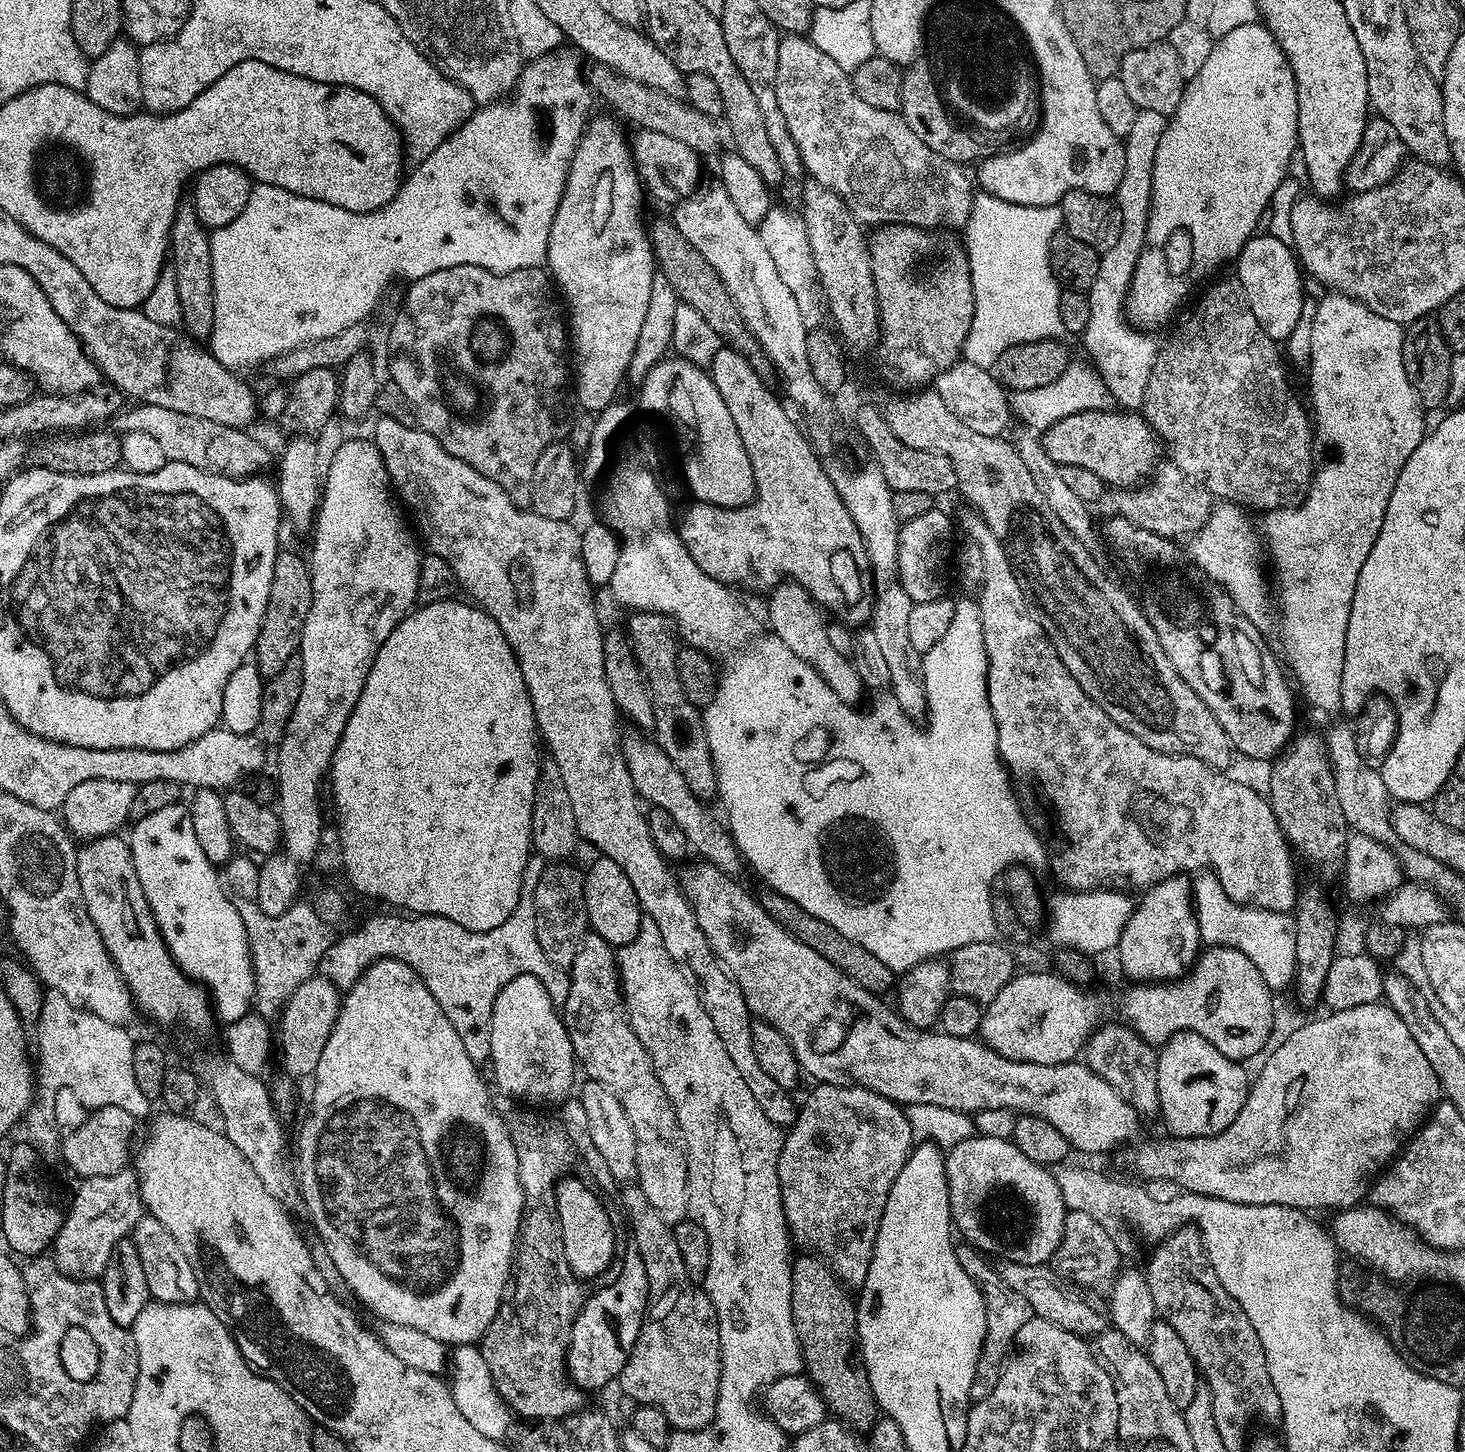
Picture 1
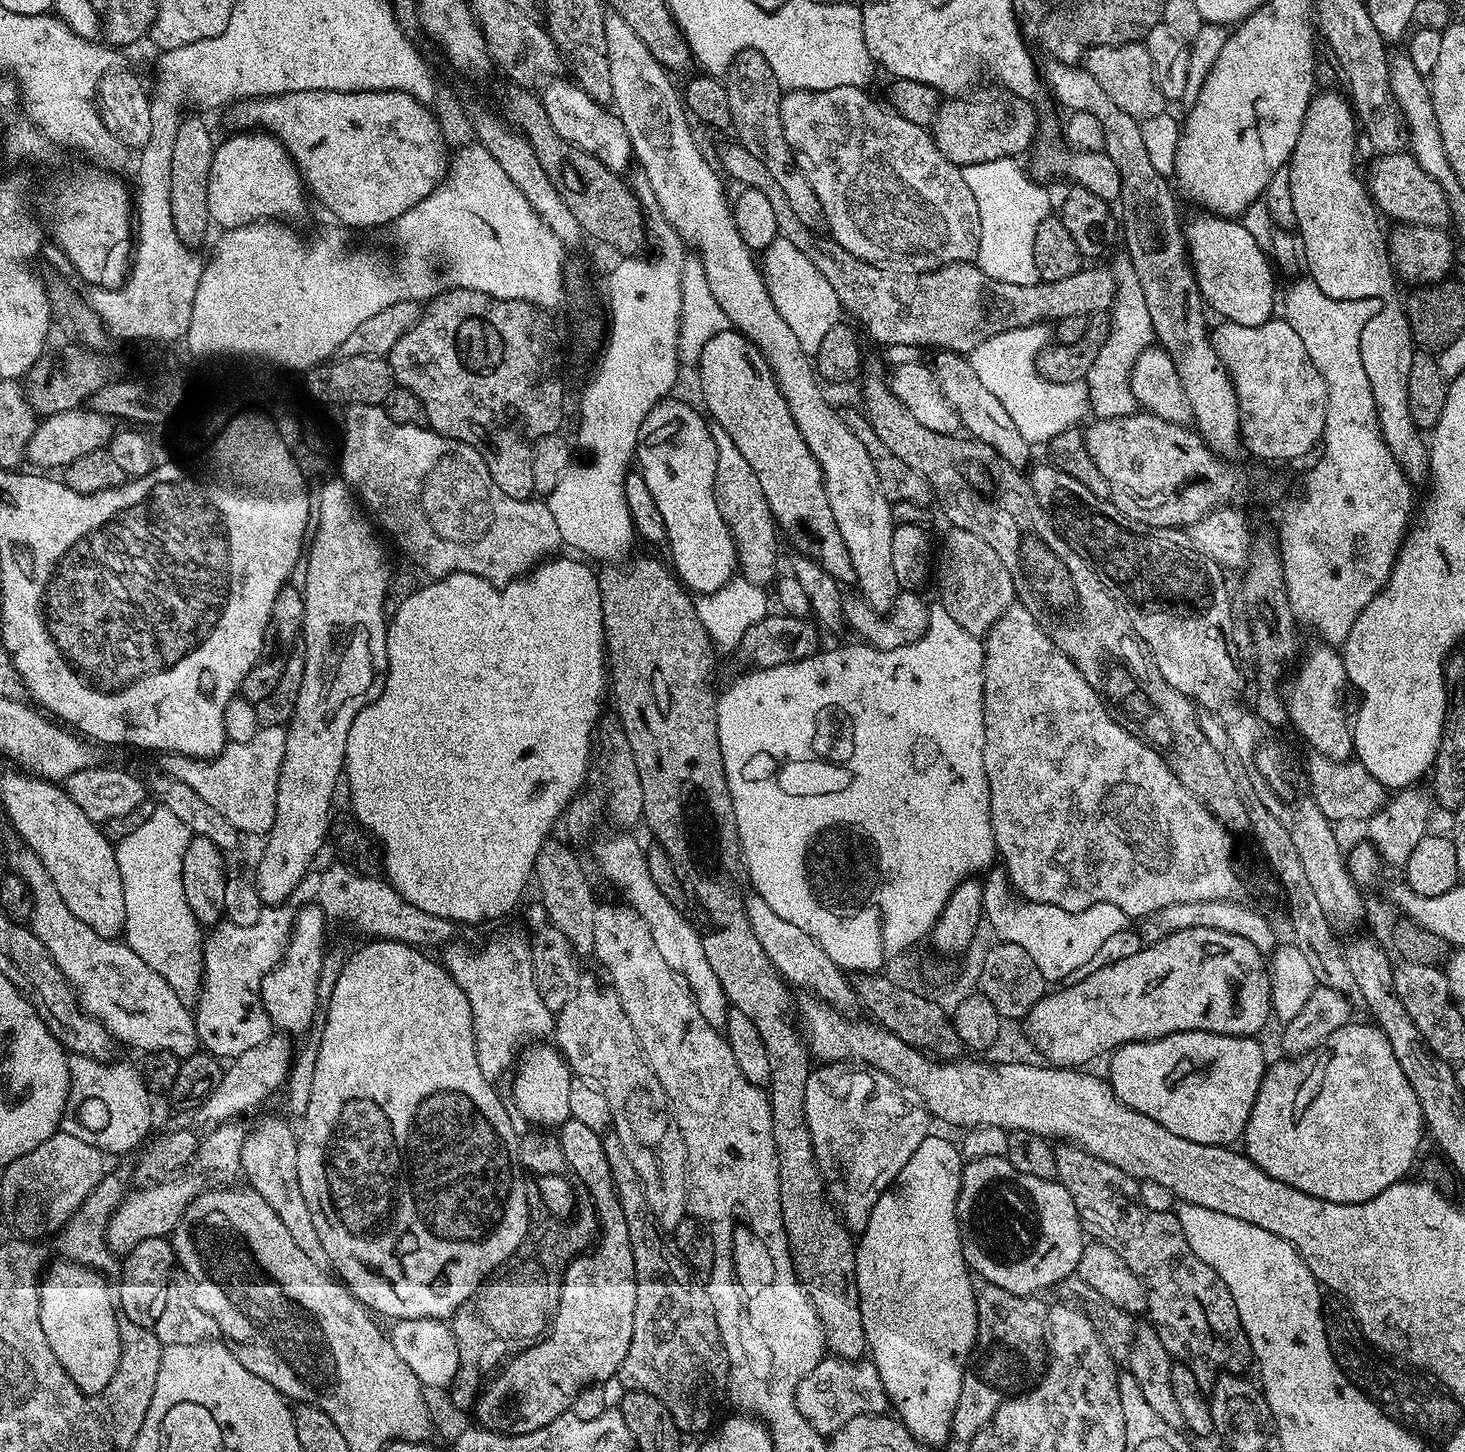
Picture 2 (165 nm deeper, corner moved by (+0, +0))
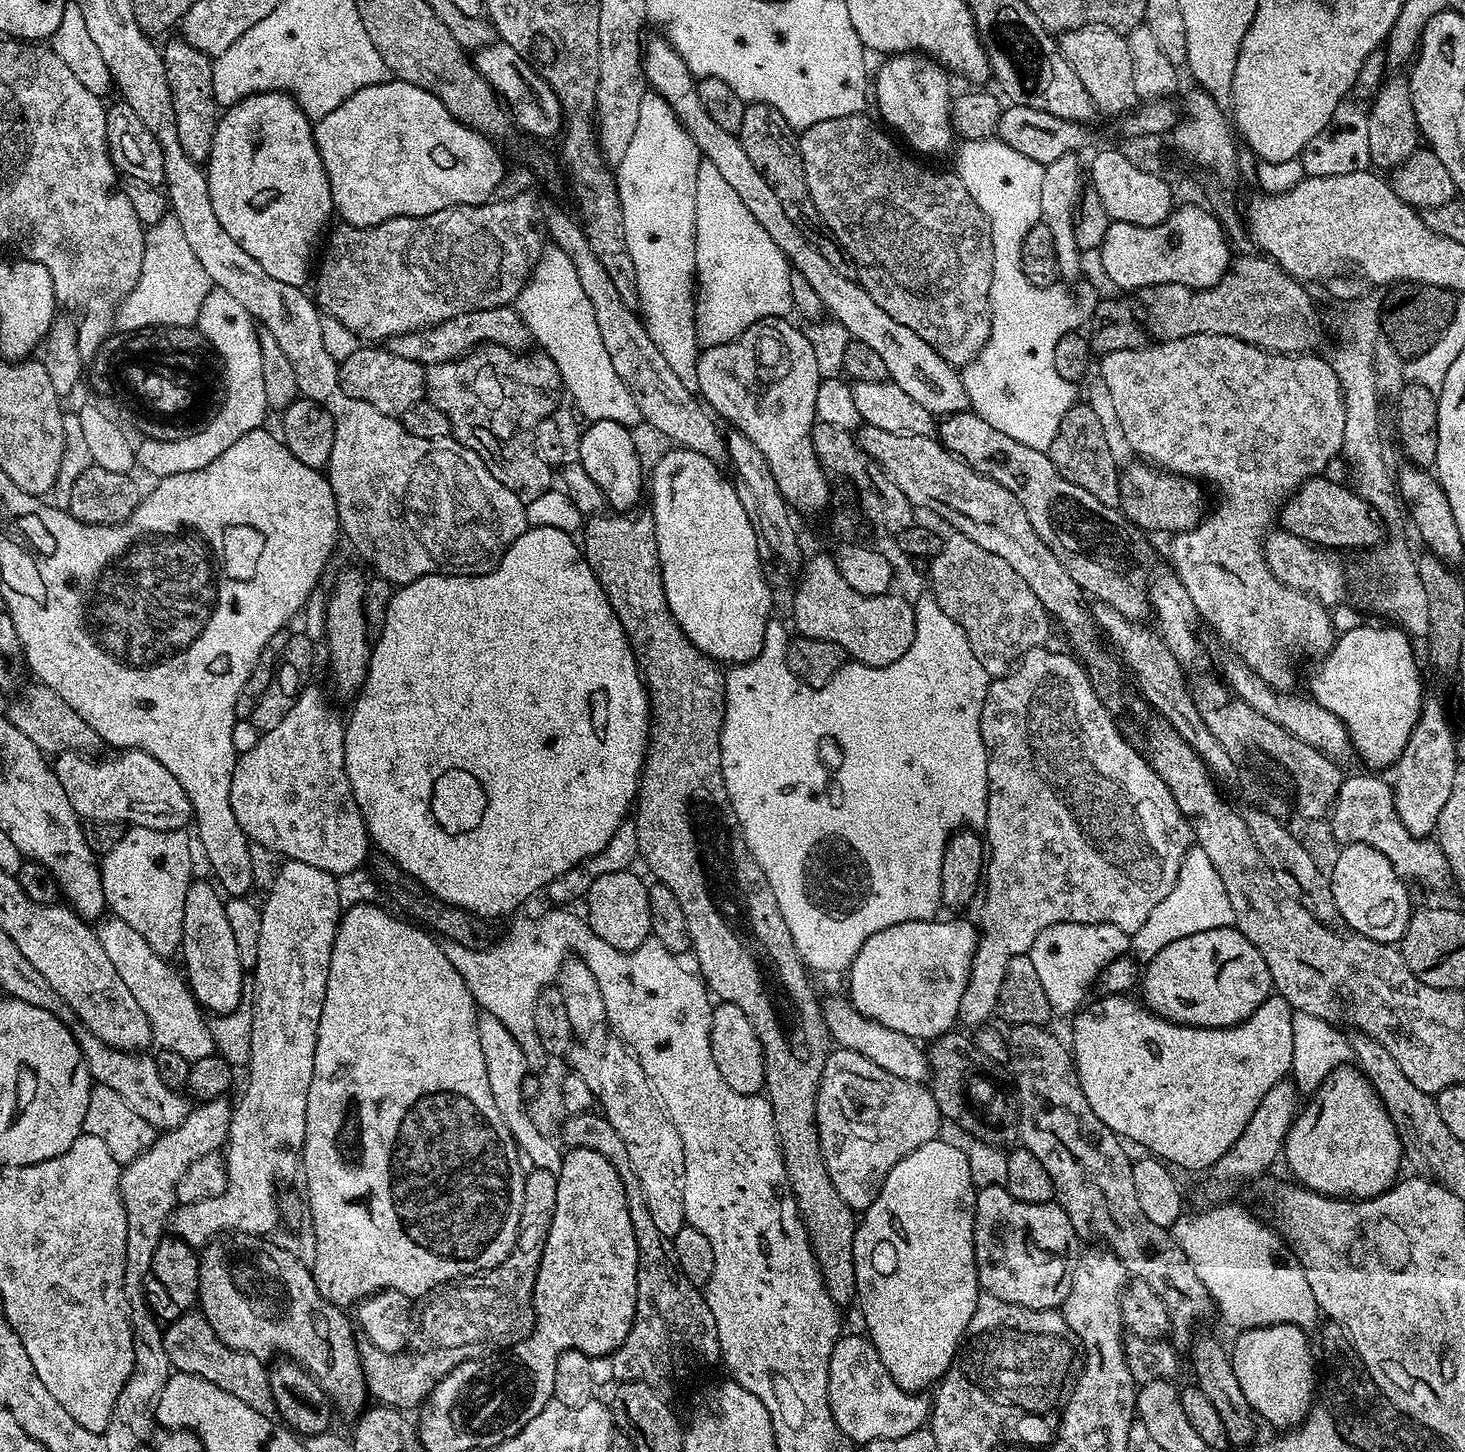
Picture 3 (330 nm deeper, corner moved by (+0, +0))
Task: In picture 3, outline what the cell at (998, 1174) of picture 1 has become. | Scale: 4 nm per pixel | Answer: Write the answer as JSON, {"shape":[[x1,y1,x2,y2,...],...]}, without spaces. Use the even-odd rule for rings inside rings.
{"shape":[[990,1186,977,1191,974,1222,976,1223,974,1230,976,1276,980,1279,983,1291,989,1292,994,1298,1002,1298,1002,1302,1010,1302,1014,1306,1026,1306,1034,1310,1056,1310,1063,1305,1064,1292,1061,1288,1074,1267,1078,1237,1070,1218,1060,1209,1059,1204,1022,1202,1014,1198,1014,1194,1010,1194,1007,1188]]}

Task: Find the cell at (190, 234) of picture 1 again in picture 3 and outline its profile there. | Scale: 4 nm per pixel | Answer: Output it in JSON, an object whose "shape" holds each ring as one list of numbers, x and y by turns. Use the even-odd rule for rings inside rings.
{"shape":[[176,38,168,45,163,45,162,55,166,82,170,86,170,94,174,102,174,122,178,126,178,142,182,142,182,150,186,150,191,160,207,161,214,142,218,119,212,60,182,38]]}

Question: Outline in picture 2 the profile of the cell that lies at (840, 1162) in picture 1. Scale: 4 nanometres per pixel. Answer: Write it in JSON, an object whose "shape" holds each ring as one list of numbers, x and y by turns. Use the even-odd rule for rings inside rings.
{"shape":[[824,1062,816,1067,806,1078,806,1122,810,1126,814,1154,826,1181,829,1200,835,1204,849,1232,859,1234,864,1231,880,1195,895,1182,902,1166,910,1162,910,1154,929,1136,930,1113,923,1103,911,1104,909,1093,885,1072,844,1068,848,1066,836,1062]]}

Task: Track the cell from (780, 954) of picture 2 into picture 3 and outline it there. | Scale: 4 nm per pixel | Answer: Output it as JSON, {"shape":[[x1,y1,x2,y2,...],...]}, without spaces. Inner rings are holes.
{"shape":[[851,999,824,1000,824,1021,828,1027,828,1034,833,1045,854,1050,862,1054,862,1058,870,1058,874,1066,882,1066,886,1074,894,1074,894,1078,902,1078,911,1084,924,1084,930,1076,930,1065,927,1051,921,1041,912,1036,902,1034,902,1030,890,1030,878,1022,869,1020,853,1006]]}

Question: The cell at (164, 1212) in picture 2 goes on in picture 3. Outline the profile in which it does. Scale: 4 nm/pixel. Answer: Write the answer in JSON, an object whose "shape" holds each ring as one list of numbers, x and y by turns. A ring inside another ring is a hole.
{"shape":[[285,859,280,868,280,877,272,884,264,904,260,908,262,918,262,938,258,942,258,958,254,975,256,975,256,1008,251,1009,252,1014,252,1041,250,1042,250,1054,252,1059,246,1065,249,1072,248,1085,244,1088,244,1097,232,1110,232,1124,228,1128,226,1141,226,1163,228,1165,228,1188,222,1196,213,1196,210,1200,199,1200,197,1204,180,1204,170,1217,170,1228,180,1239,197,1250,203,1249,209,1240,217,1234,223,1233,224,1227,235,1230,240,1234,258,1236,261,1238,272,1234,278,1224,278,1192,276,1196,276,1167,284,1168,291,1162,292,1156,299,1157,304,1150,304,1139,306,1138,306,1094,310,1090,310,1078,314,1074,314,1050,316,1049,316,1035,318,1034,318,1022,322,1018,322,1006,326,994,326,978,330,970,330,954,334,946,336,929,340,923,342,909,338,902,337,877,332,876,326,870,318,870,318,866,306,866,306,862]]}

